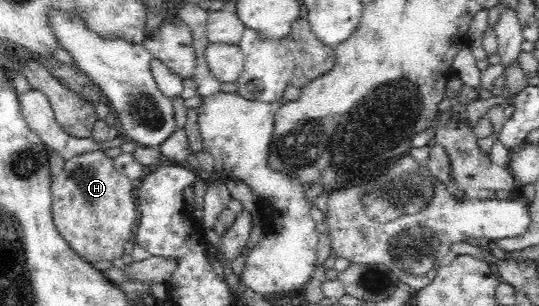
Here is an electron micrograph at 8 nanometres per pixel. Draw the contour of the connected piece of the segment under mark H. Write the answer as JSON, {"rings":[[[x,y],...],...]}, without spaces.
{"rings":[[[94,151],[74,156],[65,162],[65,166],[51,179],[52,217],[60,235],[88,263],[100,260],[113,261],[124,254],[124,246],[133,240],[132,228],[136,224],[136,186],[135,181],[120,174],[107,152]]]}

